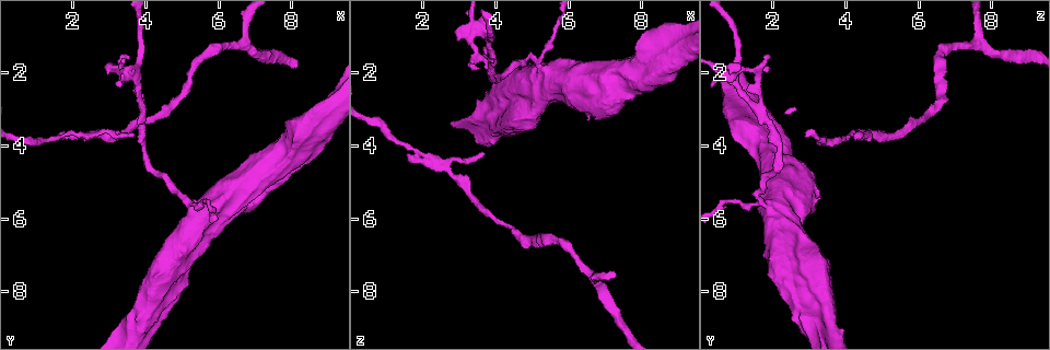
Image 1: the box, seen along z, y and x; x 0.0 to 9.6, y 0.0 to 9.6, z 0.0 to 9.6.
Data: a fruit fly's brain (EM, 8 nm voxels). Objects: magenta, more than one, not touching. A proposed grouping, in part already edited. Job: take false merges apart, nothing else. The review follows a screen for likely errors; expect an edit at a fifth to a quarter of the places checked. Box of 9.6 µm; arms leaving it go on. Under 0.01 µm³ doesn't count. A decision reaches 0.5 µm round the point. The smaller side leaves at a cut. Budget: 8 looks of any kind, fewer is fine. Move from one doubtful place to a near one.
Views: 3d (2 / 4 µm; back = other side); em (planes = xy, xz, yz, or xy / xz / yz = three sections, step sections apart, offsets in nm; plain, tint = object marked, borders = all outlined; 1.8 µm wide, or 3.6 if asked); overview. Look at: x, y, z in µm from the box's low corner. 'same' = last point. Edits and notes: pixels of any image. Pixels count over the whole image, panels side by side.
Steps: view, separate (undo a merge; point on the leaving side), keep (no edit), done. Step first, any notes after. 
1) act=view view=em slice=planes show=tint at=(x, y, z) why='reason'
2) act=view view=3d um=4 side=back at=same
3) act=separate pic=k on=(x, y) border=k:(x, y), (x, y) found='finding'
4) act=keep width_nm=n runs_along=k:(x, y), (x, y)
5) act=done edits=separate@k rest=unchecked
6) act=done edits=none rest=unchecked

act=view view=em slice=planes show=tint at=(2.65, 3.70, 4.70) why='arms part here'

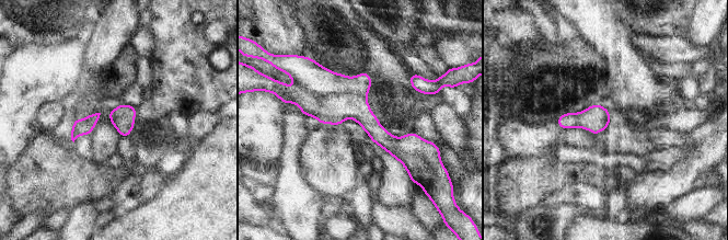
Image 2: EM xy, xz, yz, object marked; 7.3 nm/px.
act=separate pic=2 on=(305, 72) width_nm=180 border=2:(297, 84), (321, 95), (365, 98) found='two cells meet here'

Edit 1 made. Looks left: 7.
act=view view=em slice=planes show=tint at=(3.70, 2.00, 0.95) why='touches itself'

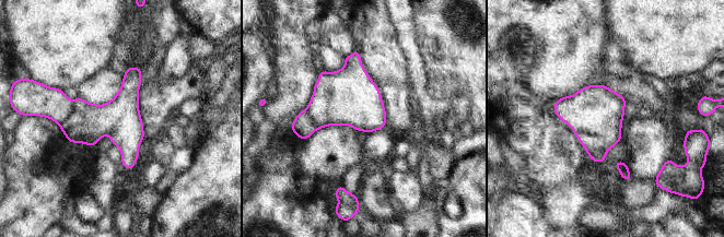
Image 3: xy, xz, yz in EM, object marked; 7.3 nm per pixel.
act=keep width_nm=300 found='all the same cell'

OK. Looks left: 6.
act=view view=em slice=planes show=tint at=(5.45, 5.65, 1.90) why='abrupt turn'

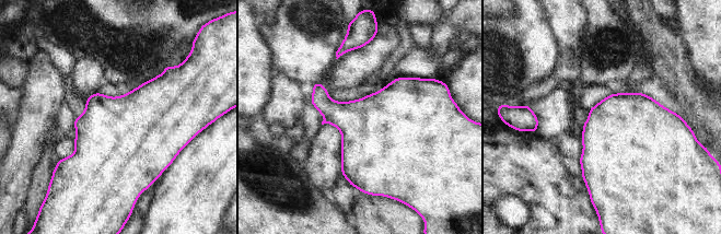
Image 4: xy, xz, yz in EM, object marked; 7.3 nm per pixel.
act=keep width_nm=500 found='continuous, no second cell'

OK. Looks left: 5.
act=done edits=separate@2 rest=unchecked

